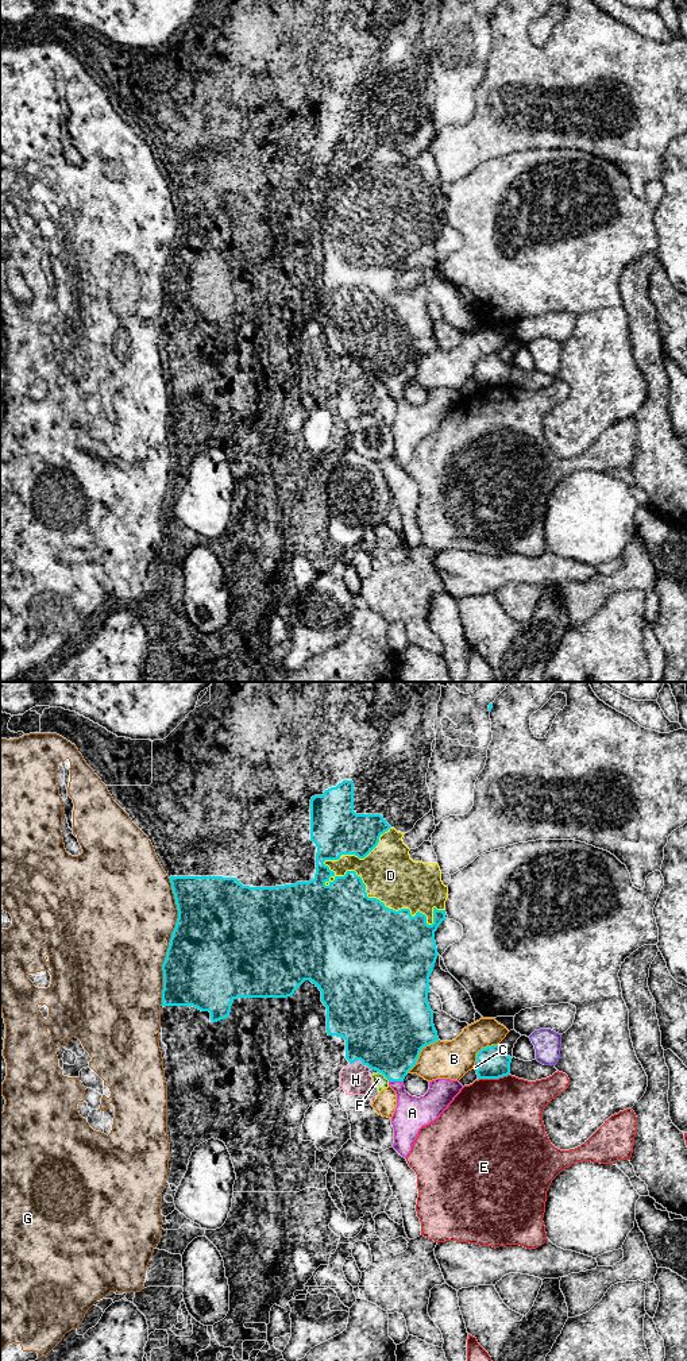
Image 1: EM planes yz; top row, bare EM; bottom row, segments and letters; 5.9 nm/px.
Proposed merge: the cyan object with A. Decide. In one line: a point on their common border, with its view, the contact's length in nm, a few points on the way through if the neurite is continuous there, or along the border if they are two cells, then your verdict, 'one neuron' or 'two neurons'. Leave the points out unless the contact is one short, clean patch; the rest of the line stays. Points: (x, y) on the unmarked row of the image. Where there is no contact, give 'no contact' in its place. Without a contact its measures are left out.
yz (396, 389) | 90 nm | one neuron

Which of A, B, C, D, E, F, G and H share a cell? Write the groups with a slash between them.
A C D / B / E / F H / G

